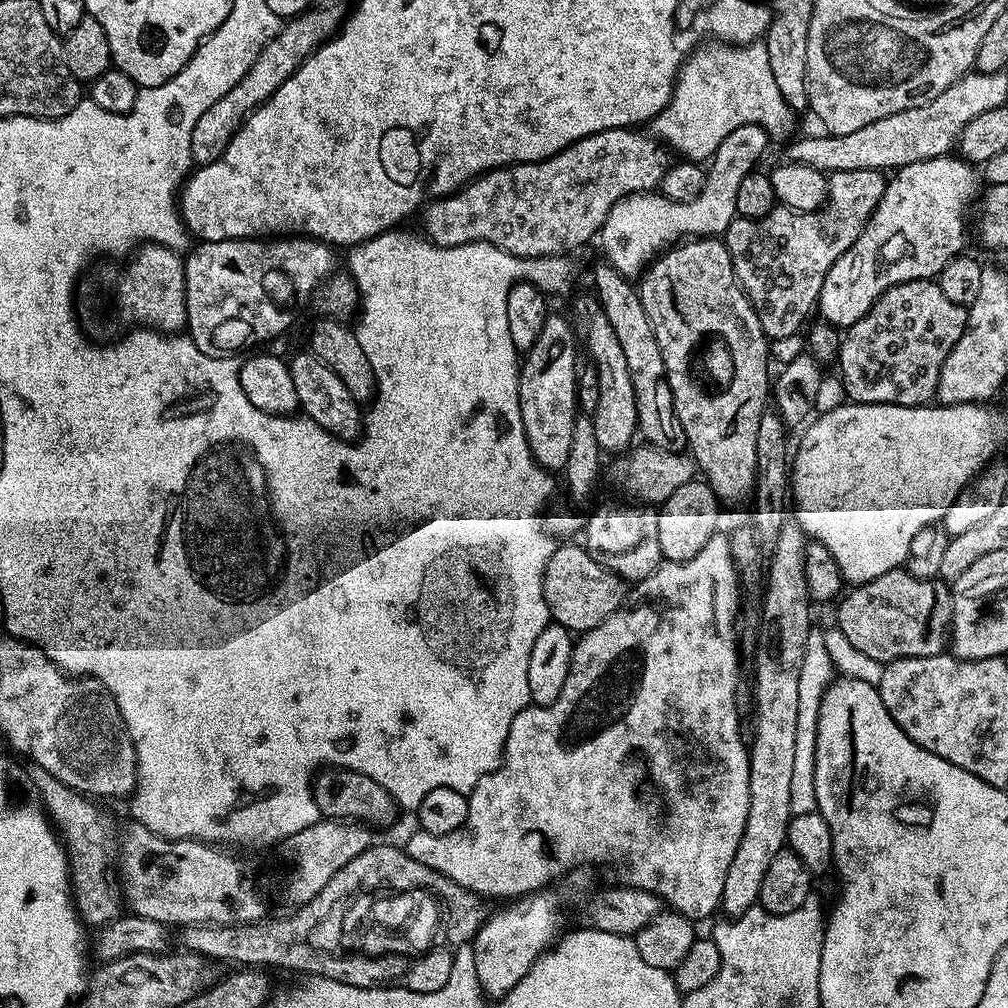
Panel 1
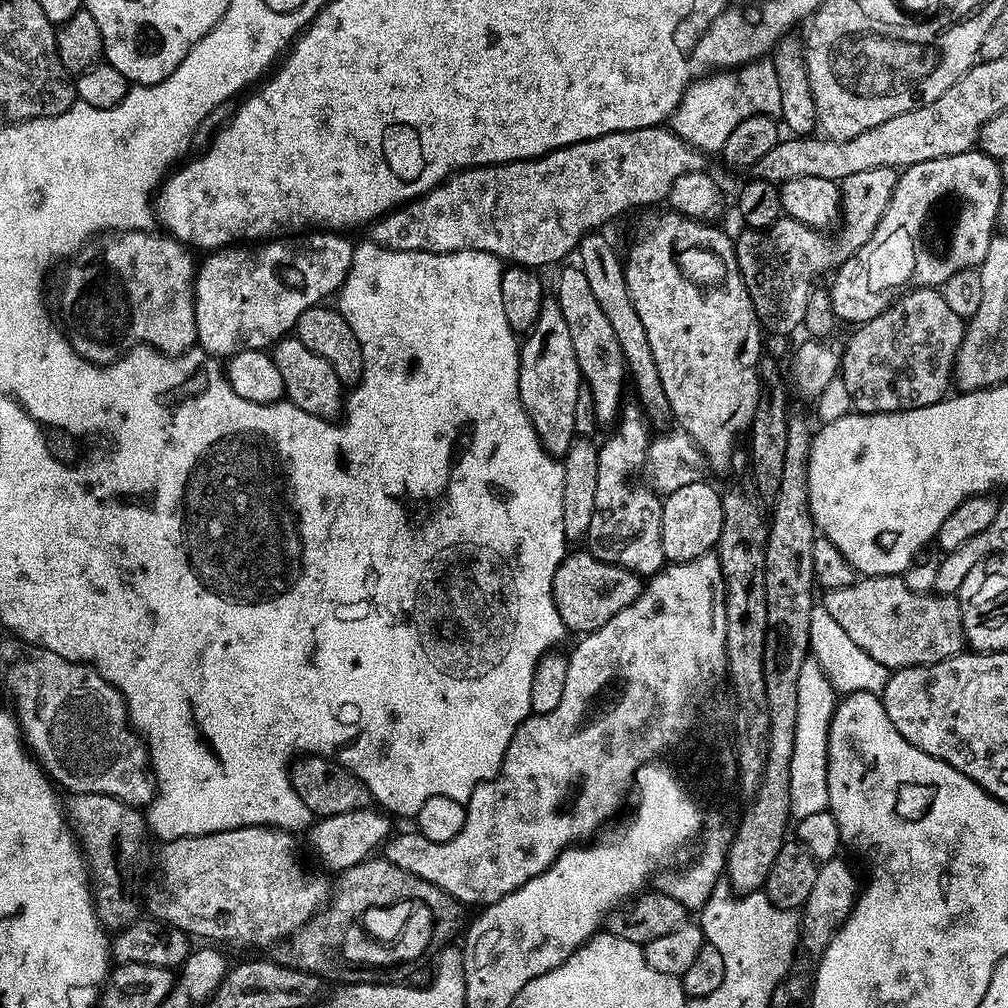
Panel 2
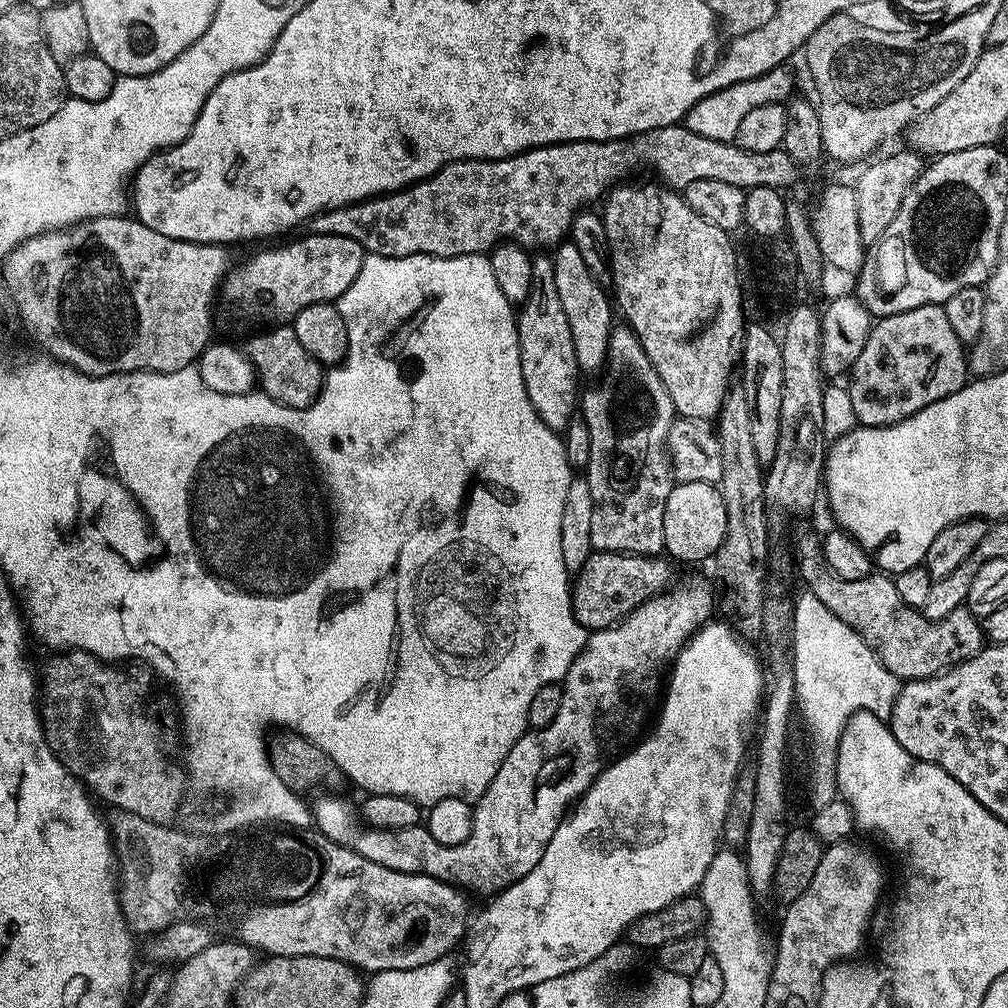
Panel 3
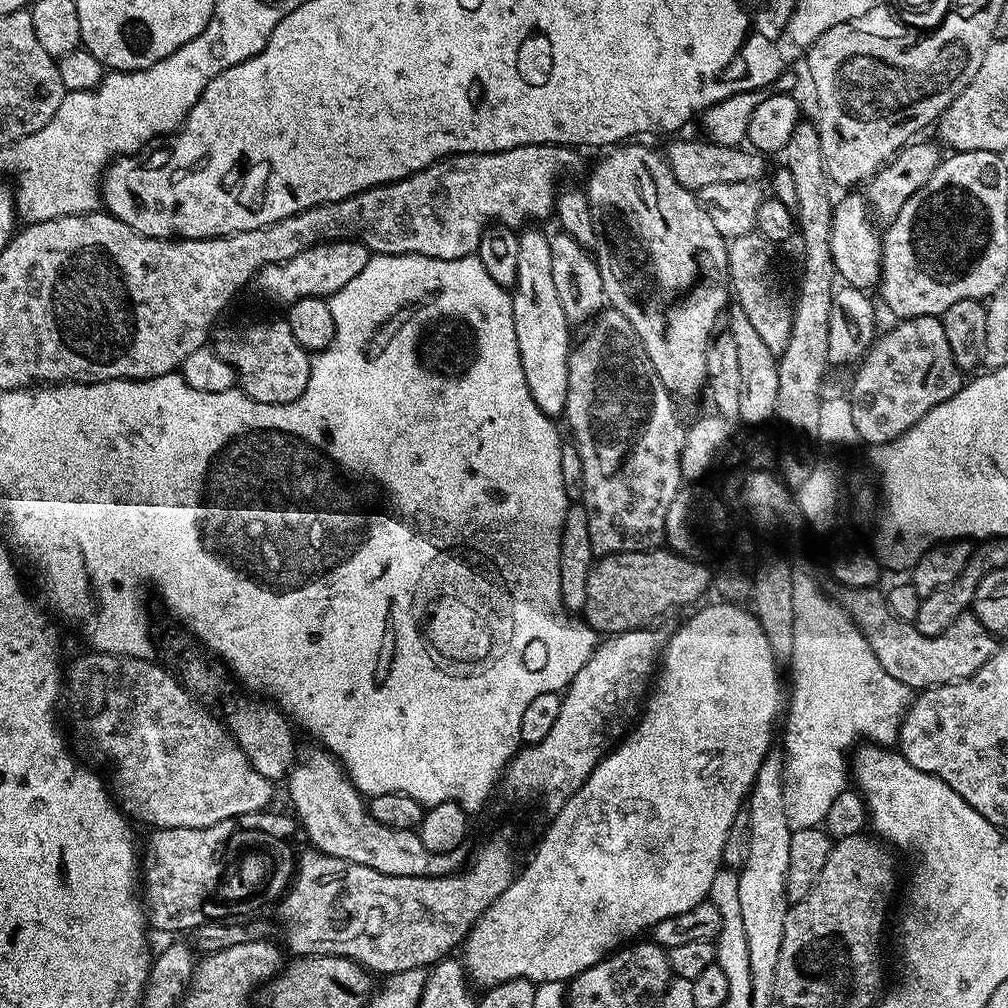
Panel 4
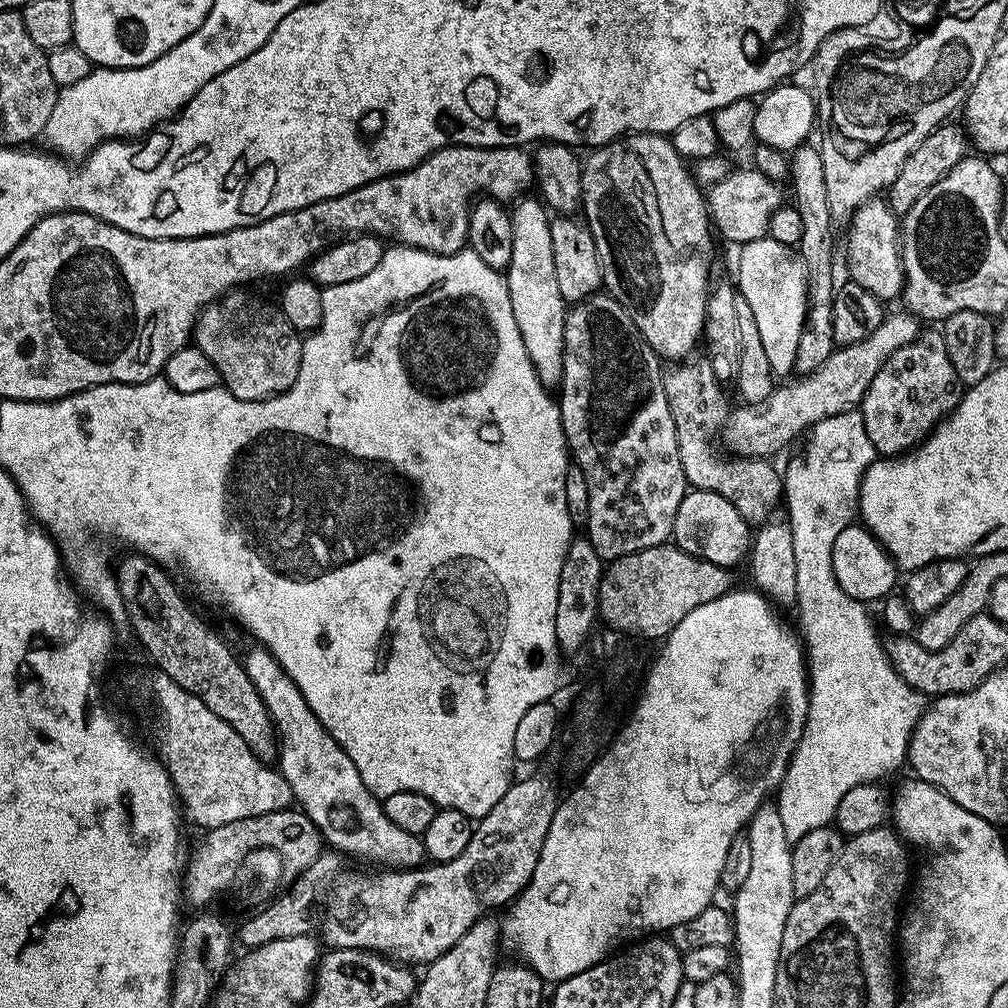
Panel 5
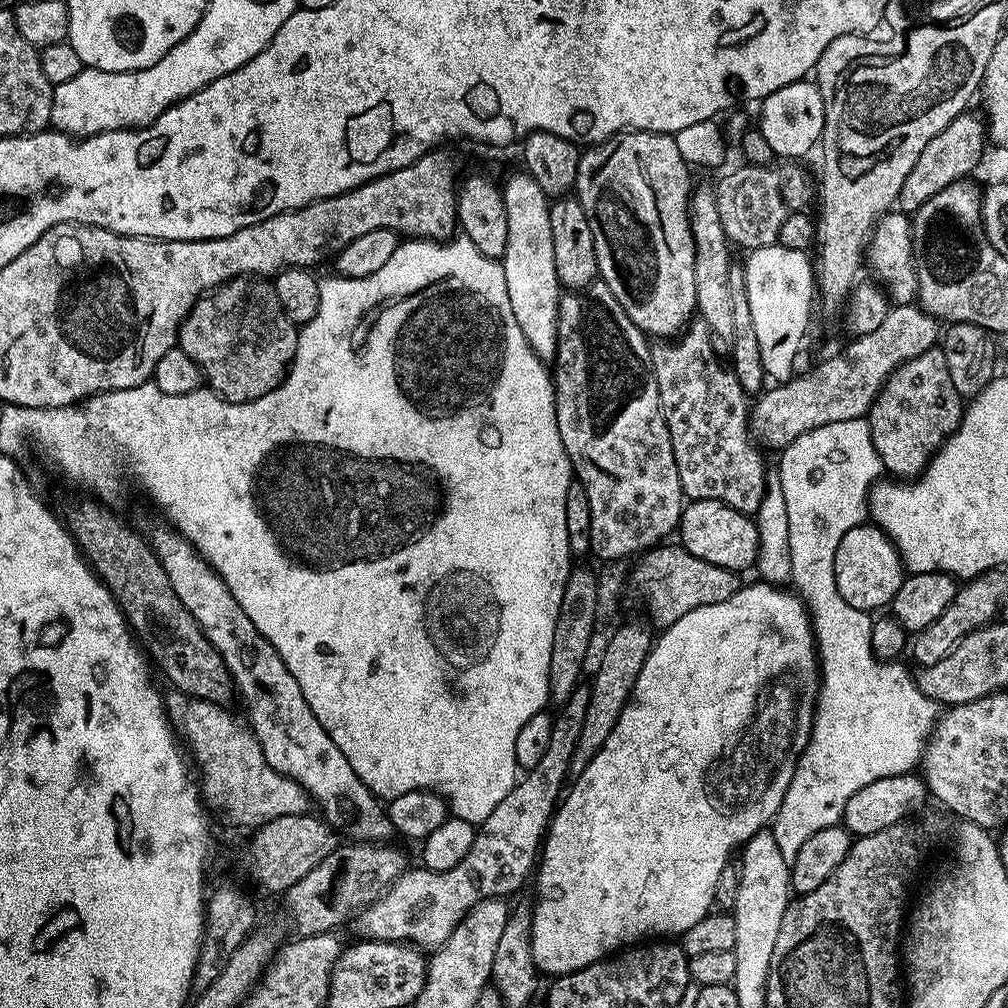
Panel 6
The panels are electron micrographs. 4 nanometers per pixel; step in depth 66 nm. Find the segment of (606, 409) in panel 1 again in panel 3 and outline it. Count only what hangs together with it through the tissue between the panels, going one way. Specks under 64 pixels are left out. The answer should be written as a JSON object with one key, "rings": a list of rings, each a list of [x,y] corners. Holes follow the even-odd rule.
{"rings":[[[561,243],[555,249],[552,265],[554,286],[558,290],[558,302],[562,302],[562,310],[566,310],[566,322],[570,322],[570,334],[574,338],[576,367],[581,373],[596,372],[599,368],[601,371],[608,363],[608,347],[614,327],[613,301],[604,293],[603,286],[596,281],[599,280],[597,273],[592,272],[590,266],[586,266],[586,261],[575,243]]]}

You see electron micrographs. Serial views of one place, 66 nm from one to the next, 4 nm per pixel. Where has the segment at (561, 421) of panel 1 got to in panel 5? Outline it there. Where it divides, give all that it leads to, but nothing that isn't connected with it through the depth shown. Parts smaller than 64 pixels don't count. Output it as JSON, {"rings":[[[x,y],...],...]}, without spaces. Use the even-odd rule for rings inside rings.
{"rings":[[[517,199],[510,208],[514,230],[514,258],[506,269],[506,279],[510,310],[514,310],[514,322],[518,322],[526,354],[530,354],[530,362],[534,362],[534,370],[545,388],[552,390],[562,378],[566,305],[562,290],[558,290],[558,277],[554,274],[554,245],[550,242],[549,209],[539,199],[528,199]]]}

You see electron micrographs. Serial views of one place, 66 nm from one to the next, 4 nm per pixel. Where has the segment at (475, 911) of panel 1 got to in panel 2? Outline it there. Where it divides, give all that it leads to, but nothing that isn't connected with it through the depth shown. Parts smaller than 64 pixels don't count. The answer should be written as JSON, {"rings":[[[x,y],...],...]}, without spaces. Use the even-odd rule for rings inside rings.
{"rings":[[[369,858],[360,864],[355,864],[352,868],[347,868],[342,873],[345,878],[350,878],[350,874],[354,874],[352,880],[356,878],[360,888],[374,892],[374,902],[370,902],[370,910],[374,910],[379,904],[385,904],[393,898],[406,898],[410,902],[421,902],[427,906],[432,912],[433,925],[430,929],[429,938],[431,937],[430,944],[435,949],[434,951],[443,951],[449,945],[447,943],[456,934],[458,936],[461,933],[463,924],[465,923],[465,909],[458,900],[454,899],[452,895],[448,895],[436,883],[430,883],[414,874],[410,874],[383,858]]]}

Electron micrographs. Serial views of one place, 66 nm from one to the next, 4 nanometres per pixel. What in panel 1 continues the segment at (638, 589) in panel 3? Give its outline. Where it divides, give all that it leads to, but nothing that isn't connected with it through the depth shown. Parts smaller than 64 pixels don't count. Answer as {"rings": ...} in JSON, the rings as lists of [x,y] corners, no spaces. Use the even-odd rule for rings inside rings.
{"rings":[[[576,542],[561,543],[553,552],[544,571],[544,597],[548,615],[555,623],[573,634],[583,634],[623,608],[630,588],[621,576],[606,570],[606,566],[598,566],[583,546],[572,543]]]}

